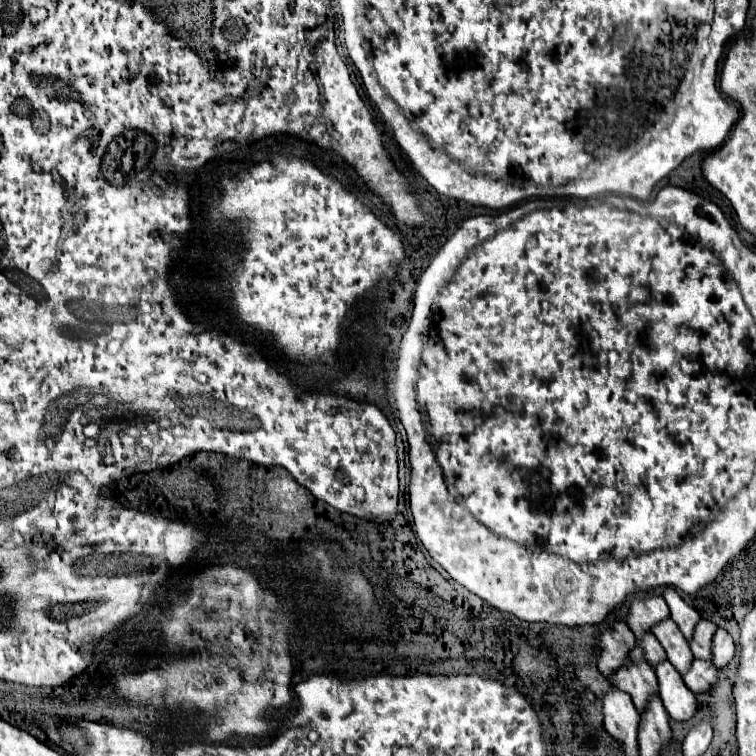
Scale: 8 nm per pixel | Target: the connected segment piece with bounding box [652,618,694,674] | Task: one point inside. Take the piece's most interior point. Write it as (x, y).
(667, 632)

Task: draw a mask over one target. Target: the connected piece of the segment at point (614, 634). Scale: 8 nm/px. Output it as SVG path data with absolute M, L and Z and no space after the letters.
M612 620L612 624L604 628L600 634L600 646L598 646L600 654L596 662L598 670L608 678L610 672L614 672L624 664L634 642L636 642L636 636L628 628L628 624L622 620Z

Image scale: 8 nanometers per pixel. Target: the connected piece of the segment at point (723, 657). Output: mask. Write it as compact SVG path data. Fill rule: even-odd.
M718 628L712 640L712 664L724 668L732 658L734 658L734 642L726 630Z

